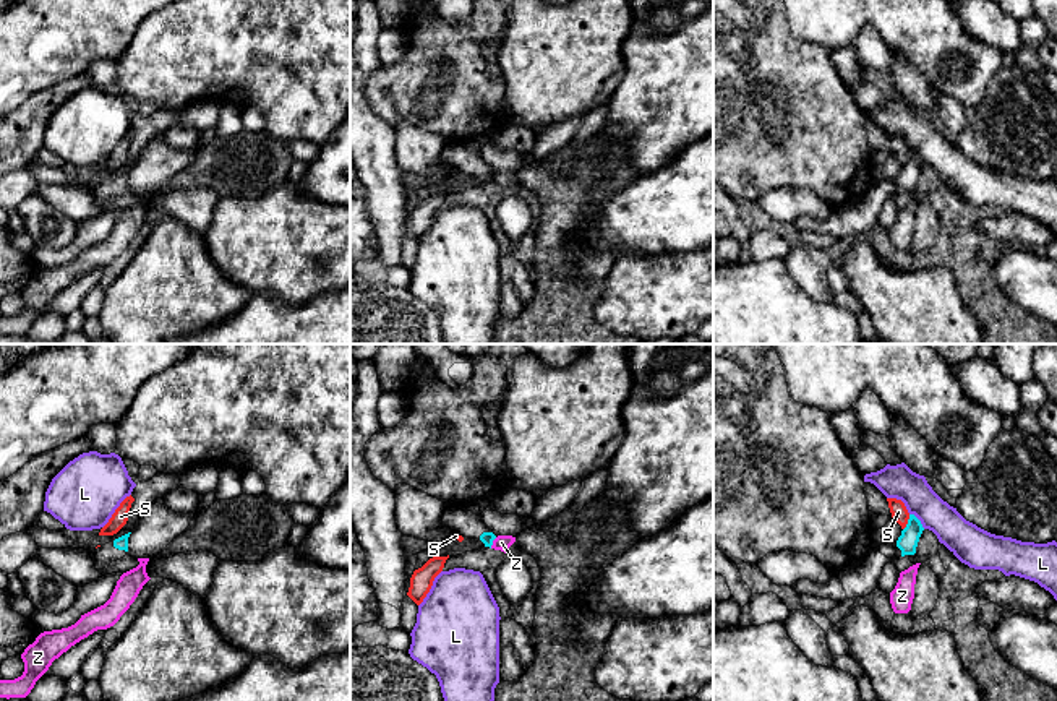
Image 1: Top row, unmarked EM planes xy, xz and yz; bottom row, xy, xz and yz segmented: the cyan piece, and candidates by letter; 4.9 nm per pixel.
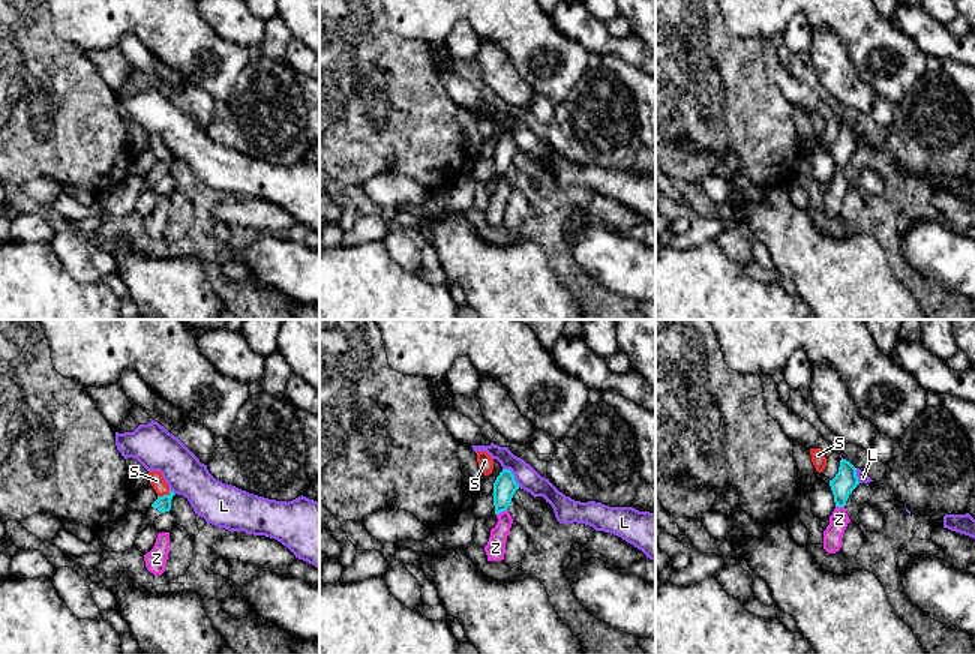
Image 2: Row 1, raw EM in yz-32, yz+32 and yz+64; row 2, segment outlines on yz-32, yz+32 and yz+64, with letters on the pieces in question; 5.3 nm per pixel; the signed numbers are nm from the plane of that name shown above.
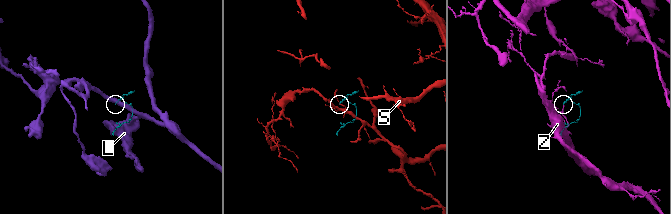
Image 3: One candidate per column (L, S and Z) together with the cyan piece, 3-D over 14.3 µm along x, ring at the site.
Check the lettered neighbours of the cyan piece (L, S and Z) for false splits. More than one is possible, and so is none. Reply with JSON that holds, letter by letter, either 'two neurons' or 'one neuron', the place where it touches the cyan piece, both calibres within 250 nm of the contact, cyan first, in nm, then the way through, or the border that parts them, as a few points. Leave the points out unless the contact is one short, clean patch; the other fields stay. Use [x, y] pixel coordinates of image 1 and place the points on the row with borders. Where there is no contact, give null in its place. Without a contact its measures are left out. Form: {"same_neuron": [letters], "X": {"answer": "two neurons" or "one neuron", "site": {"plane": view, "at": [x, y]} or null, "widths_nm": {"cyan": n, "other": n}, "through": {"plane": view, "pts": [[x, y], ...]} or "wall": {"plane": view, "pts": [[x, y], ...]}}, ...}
{"same_neuron": [], "L": {"answer": "two neurons", "site": {"plane": "yz", "at": [918, 520]}, "widths_nm": {"cyan": 100, "other": 170}}, "S": {"answer": "two neurons", "site": {"plane": "yz", "at": [908, 523]}, "widths_nm": {"cyan": 100, "other": 80}, "wall": {"plane": "yz", "pts": [[910, 515], [903, 529]]}}, "Z": {"answer": "two neurons", "site": {"plane": "xz", "at": [492, 542]}, "widths_nm": {"cyan": 60, "other": 80}, "wall": {"plane": "xz", "pts": [[496, 537], [490, 547]]}}}

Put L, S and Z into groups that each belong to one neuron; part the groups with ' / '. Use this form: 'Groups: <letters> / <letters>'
Groups: L / S / Z

